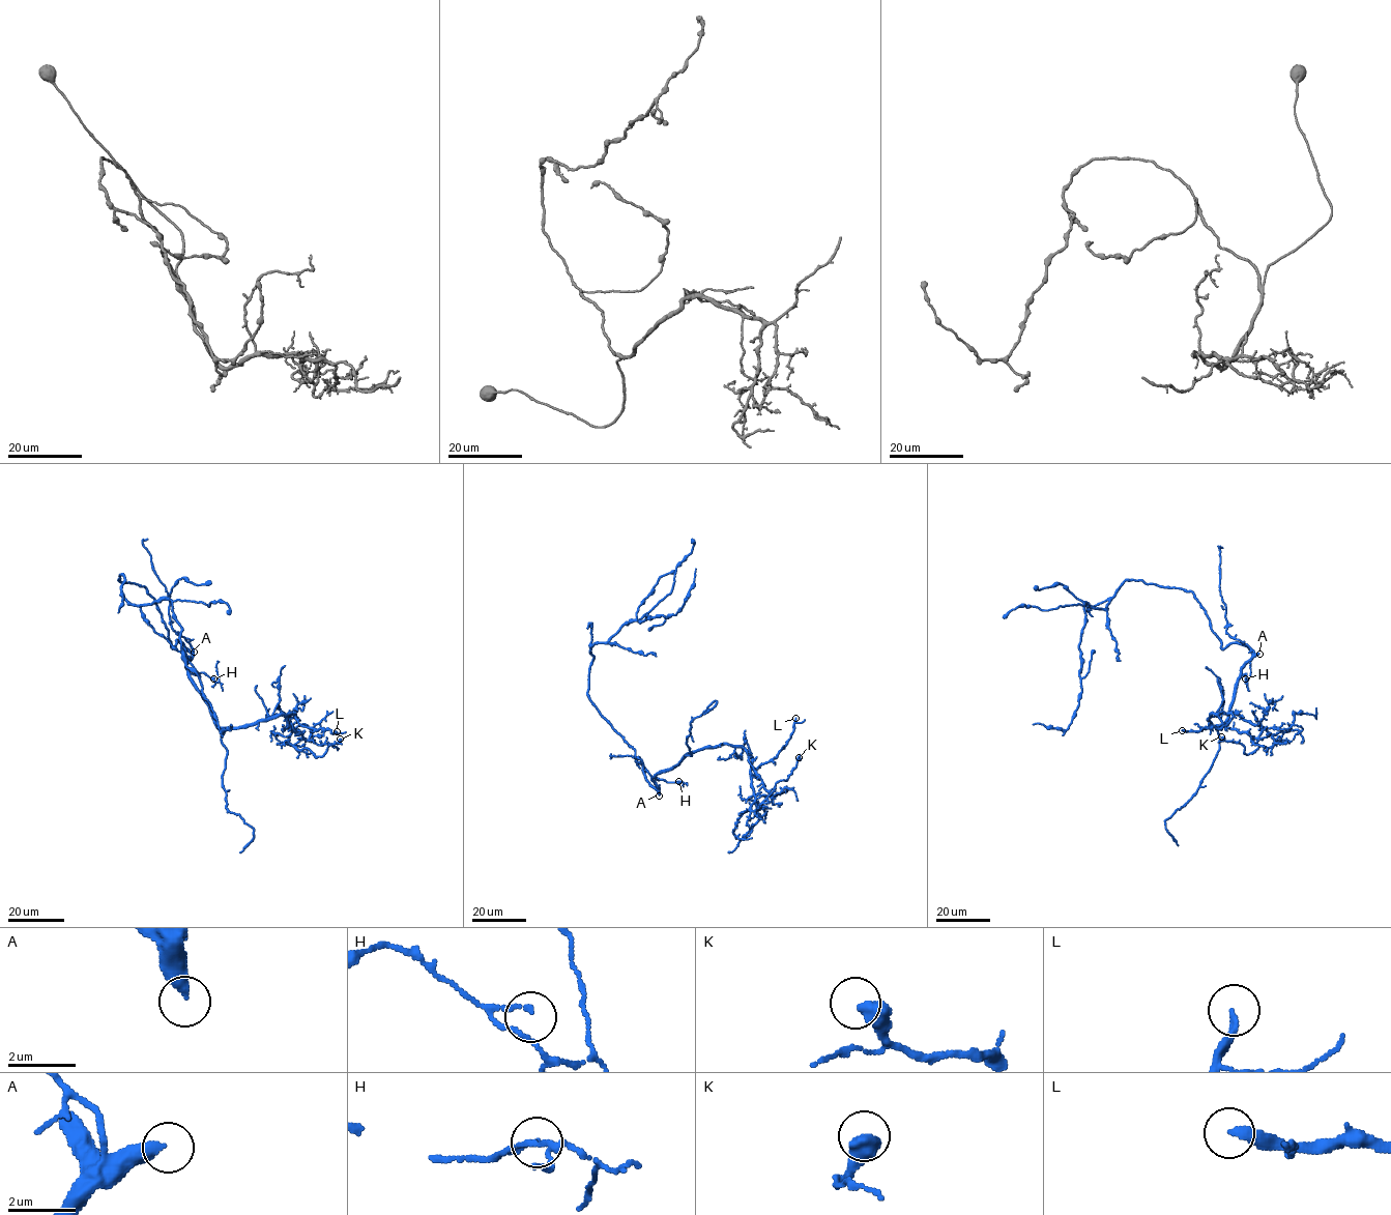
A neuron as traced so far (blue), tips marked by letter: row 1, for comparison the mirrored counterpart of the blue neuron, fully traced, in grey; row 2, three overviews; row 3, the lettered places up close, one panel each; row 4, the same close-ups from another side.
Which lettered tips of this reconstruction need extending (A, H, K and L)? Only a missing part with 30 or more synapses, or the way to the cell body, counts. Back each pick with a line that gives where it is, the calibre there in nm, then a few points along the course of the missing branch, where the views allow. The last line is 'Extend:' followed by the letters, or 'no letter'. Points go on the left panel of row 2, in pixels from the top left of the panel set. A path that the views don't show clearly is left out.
A: place (194, 652); calibre 360 nm; course (194, 652), (196, 637), (193, 631), (148, 583), (108, 550), (48, 515), (26, 490)
Extend: A

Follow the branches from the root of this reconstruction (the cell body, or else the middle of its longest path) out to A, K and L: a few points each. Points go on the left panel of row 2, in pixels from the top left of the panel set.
A: (165, 624), (171, 647), (177, 640), (194, 652)
K: (165, 624), (220, 727), (290, 714), (289, 743), (315, 757), (340, 739)
L: (165, 624), (171, 646), (177, 640), (192, 654), (187, 675), (220, 727), (291, 714), (300, 725), (337, 731)

